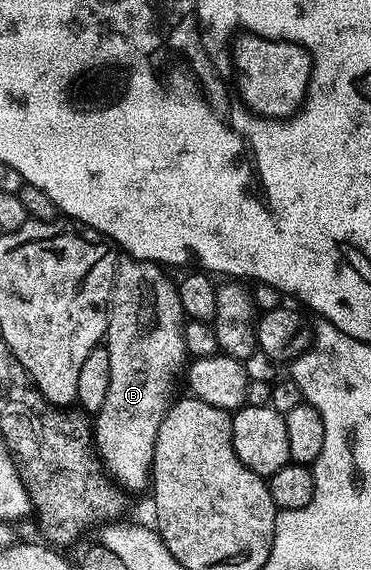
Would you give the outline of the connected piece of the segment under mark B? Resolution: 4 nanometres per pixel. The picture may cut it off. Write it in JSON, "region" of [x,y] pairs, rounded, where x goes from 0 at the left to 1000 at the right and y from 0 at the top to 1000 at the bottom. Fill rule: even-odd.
{"region":[[[318,453],[305,512],[294,523],[294,568],[278,605],[299,626],[299,675],[288,682],[288,704],[278,704],[278,718],[256,725],[261,744],[245,749],[245,777],[291,839],[340,863],[380,861],[388,854],[394,860],[404,853],[418,767],[439,732],[472,705],[466,677],[477,672],[477,649],[488,635],[493,644],[504,630],[477,496],[456,491],[434,475],[442,474],[426,463],[402,461],[394,454]]]}

